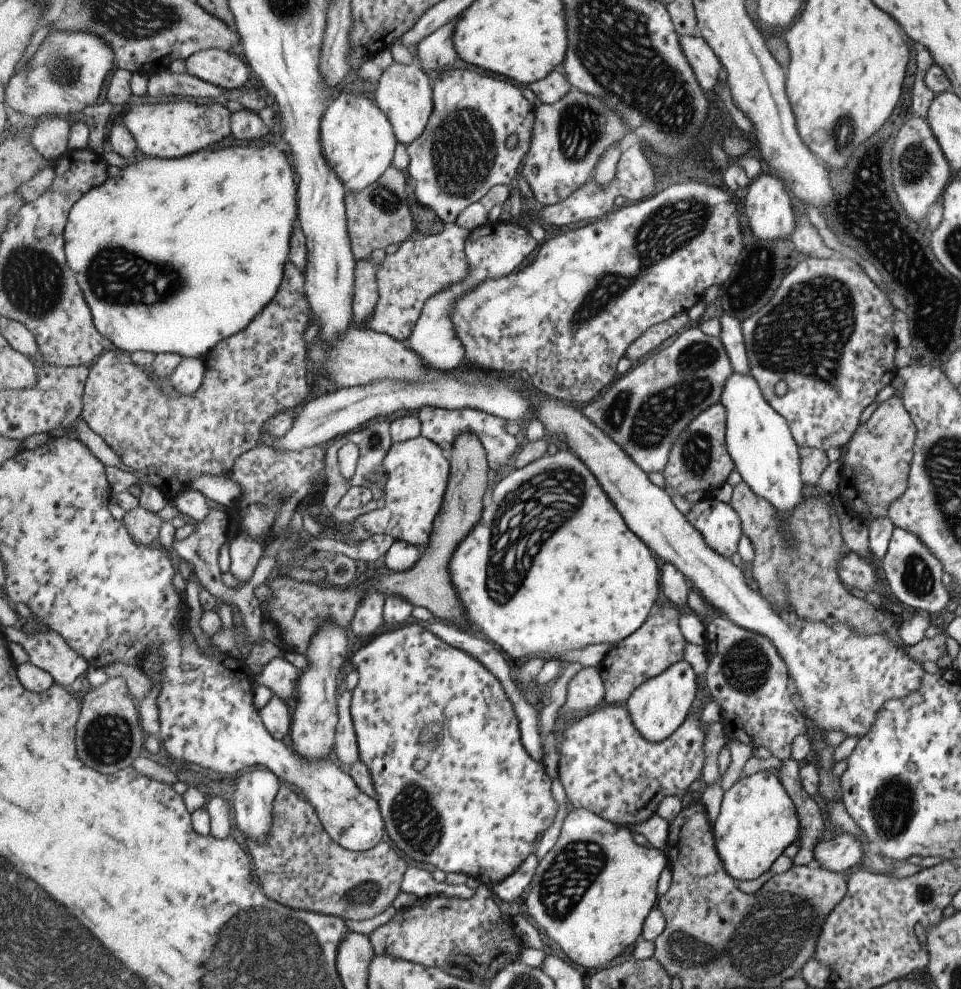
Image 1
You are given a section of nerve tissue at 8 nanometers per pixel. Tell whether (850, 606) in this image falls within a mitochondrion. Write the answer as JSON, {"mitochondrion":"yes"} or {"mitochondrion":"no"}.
{"mitochondrion":"no"}

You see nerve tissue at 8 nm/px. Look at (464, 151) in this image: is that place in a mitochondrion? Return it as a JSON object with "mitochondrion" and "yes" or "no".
{"mitochondrion":"yes"}

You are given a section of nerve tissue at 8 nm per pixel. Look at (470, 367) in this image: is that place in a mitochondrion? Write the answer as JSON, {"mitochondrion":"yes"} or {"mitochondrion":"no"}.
{"mitochondrion":"no"}

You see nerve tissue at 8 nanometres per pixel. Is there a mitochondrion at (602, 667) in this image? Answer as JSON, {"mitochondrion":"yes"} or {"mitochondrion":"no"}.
{"mitochondrion":"no"}

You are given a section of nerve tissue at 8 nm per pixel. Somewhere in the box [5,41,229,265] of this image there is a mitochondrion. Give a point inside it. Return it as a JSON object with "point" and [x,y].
{"point":[66,71]}

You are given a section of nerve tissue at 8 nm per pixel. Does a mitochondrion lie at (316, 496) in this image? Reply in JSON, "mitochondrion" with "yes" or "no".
{"mitochondrion":"no"}

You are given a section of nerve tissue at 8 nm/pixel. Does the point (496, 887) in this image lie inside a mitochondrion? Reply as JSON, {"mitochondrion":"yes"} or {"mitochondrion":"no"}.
{"mitochondrion":"no"}

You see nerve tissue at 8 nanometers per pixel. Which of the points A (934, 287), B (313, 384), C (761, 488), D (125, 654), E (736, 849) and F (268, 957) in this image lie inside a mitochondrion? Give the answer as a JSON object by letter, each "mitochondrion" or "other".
{"A":"mitochondrion","B":"other","C":"other","D":"other","E":"other","F":"mitochondrion"}

